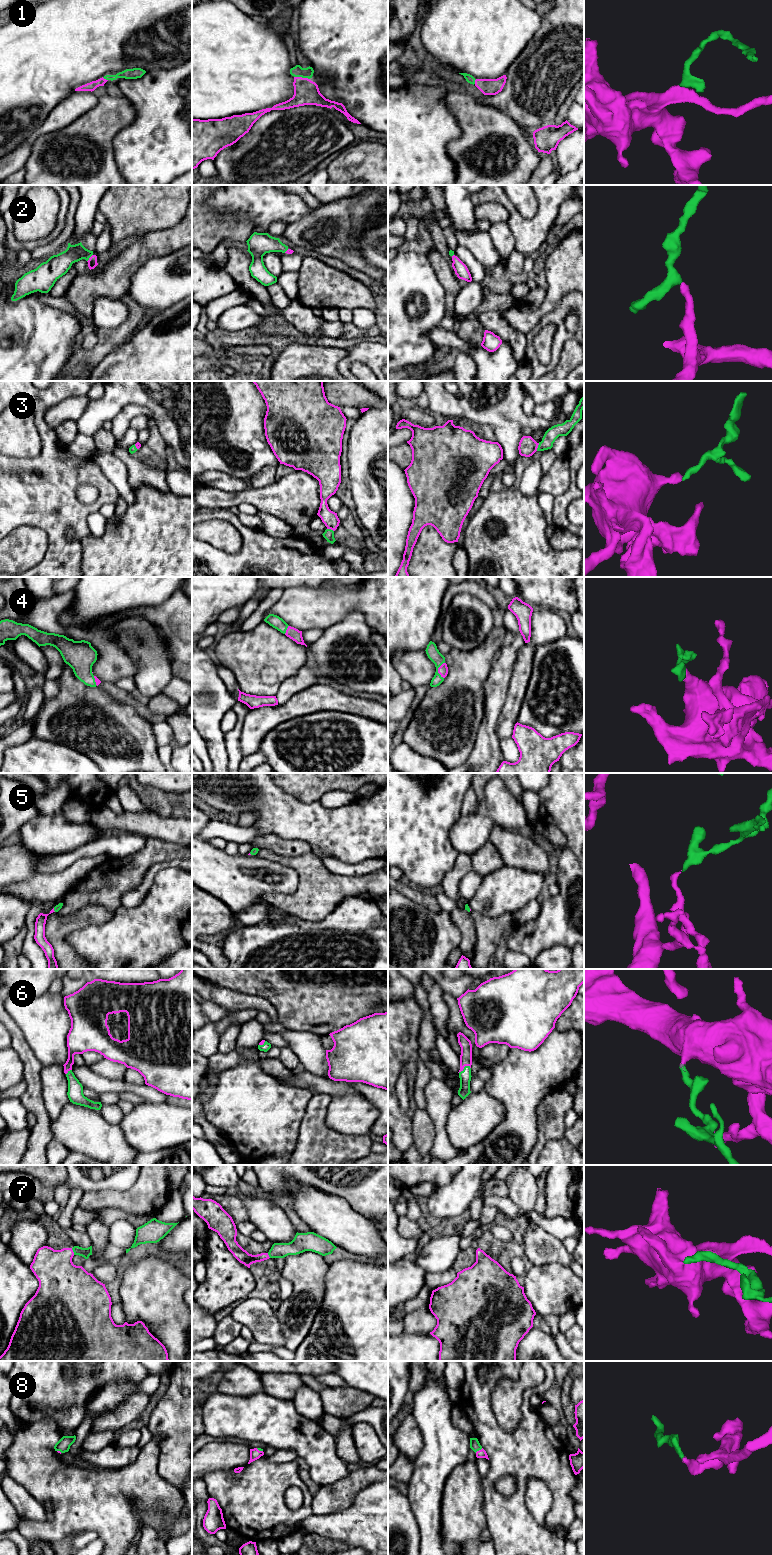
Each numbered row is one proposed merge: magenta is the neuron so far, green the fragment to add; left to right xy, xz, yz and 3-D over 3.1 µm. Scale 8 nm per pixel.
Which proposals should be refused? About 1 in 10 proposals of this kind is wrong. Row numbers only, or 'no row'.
no row

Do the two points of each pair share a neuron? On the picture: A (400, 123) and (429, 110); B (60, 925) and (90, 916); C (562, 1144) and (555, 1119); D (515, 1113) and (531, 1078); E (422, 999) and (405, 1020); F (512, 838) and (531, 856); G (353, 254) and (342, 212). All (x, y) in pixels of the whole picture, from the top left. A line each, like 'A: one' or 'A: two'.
A: one
B: one
C: two
D: one
E: two
F: one
G: one

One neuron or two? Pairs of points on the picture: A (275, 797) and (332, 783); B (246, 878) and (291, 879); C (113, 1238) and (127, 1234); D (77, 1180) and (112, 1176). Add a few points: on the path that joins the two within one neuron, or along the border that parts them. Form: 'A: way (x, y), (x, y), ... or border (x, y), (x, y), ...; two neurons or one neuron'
A: border (275, 783), (299, 800), (307, 803), (312, 802); two neurons
B: way (257, 879), (268, 885), (280, 885); one neuron
C: way (116, 1238), (124, 1234); one neuron
D: way (86, 1182), (103, 1183); one neuron

